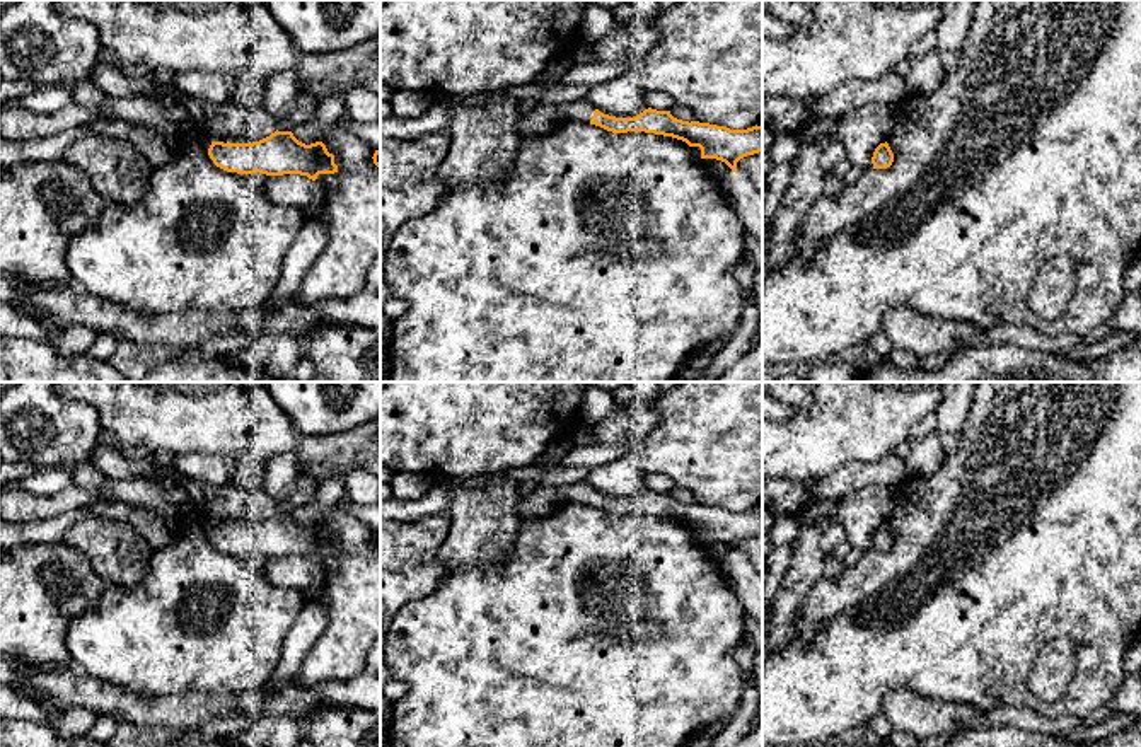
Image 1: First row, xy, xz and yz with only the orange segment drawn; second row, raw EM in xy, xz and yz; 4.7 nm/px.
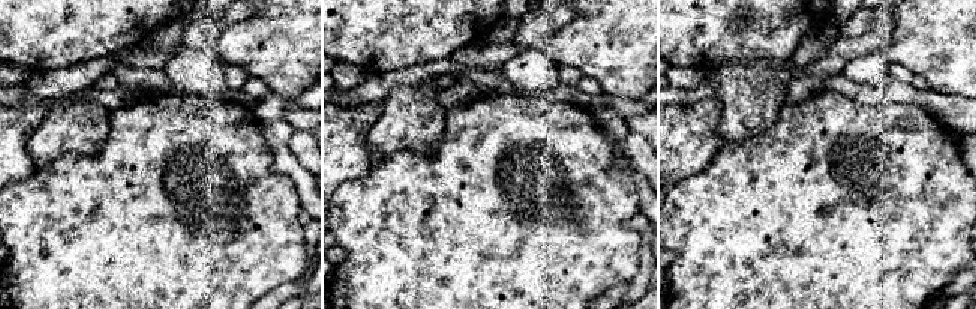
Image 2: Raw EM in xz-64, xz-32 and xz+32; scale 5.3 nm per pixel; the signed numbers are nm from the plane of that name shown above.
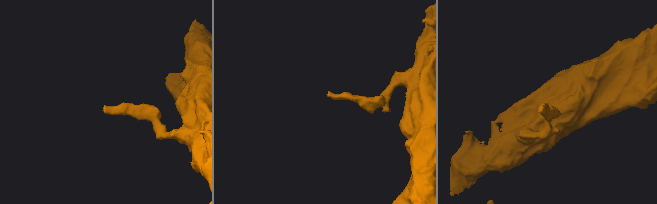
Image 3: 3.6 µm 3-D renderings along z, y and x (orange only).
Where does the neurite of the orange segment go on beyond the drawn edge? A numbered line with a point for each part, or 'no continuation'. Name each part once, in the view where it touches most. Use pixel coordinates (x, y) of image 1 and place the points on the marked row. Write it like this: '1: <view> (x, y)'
1: xz (582, 110)

